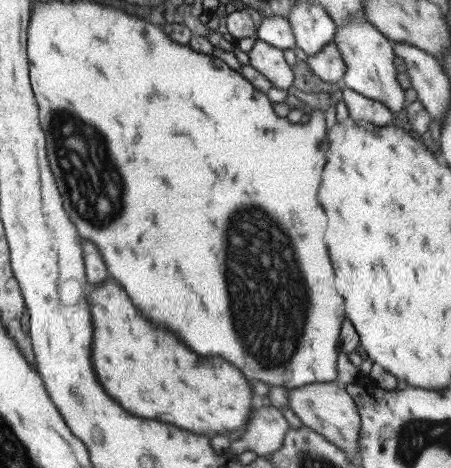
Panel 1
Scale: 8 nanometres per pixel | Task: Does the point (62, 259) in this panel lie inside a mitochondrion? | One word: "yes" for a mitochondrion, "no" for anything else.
no

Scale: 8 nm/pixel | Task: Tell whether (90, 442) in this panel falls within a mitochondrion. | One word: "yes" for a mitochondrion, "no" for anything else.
no

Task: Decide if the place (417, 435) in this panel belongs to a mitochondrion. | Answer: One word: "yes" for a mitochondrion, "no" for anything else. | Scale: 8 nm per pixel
yes

